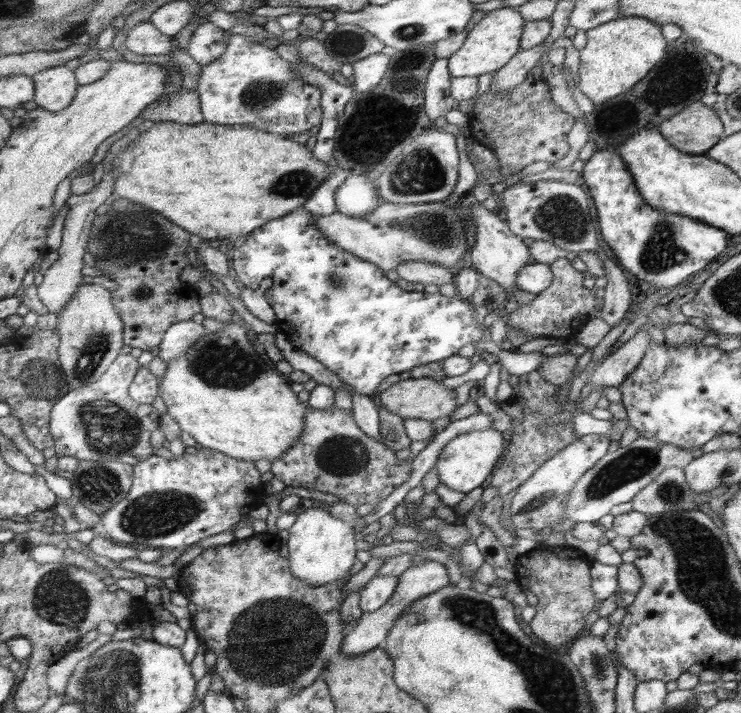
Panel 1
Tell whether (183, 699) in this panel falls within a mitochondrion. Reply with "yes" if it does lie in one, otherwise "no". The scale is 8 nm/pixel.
no

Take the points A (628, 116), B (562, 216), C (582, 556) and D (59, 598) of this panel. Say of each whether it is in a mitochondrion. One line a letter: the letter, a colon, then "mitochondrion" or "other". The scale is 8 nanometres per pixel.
A: other
B: mitochondrion
C: other
D: mitochondrion

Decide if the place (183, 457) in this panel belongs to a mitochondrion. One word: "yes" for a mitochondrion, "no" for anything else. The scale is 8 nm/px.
no

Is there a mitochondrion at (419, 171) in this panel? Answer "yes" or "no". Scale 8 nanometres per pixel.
yes

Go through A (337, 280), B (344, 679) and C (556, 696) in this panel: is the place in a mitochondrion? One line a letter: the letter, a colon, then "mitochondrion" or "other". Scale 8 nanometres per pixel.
A: mitochondrion
B: other
C: mitochondrion

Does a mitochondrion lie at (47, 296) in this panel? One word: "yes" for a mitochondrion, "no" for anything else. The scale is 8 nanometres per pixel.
no

